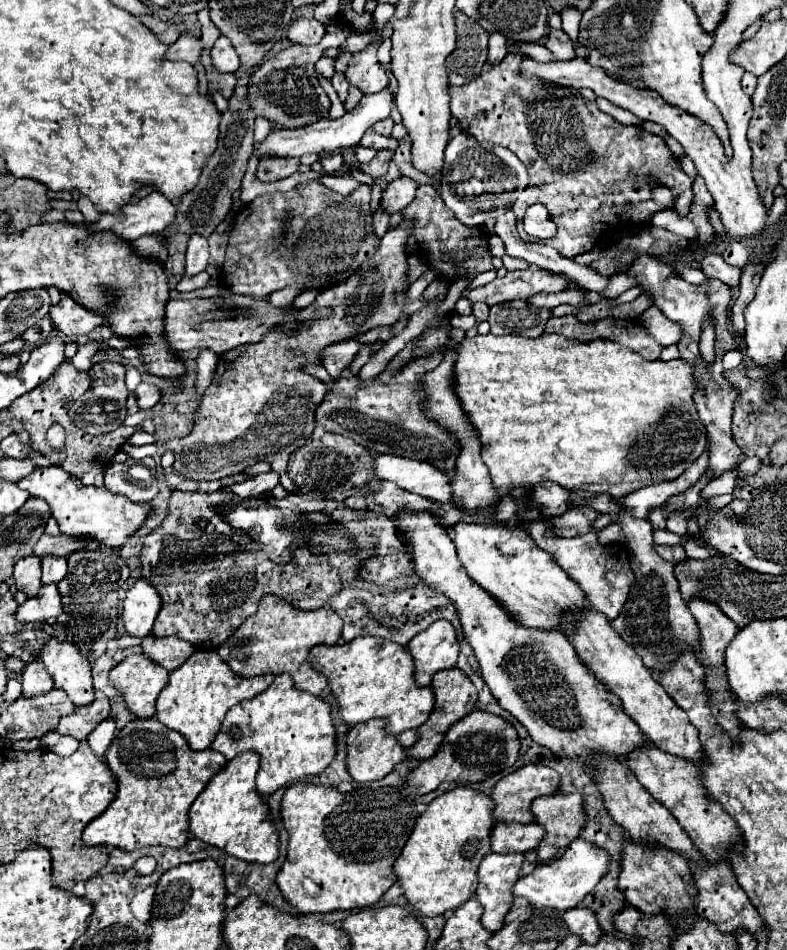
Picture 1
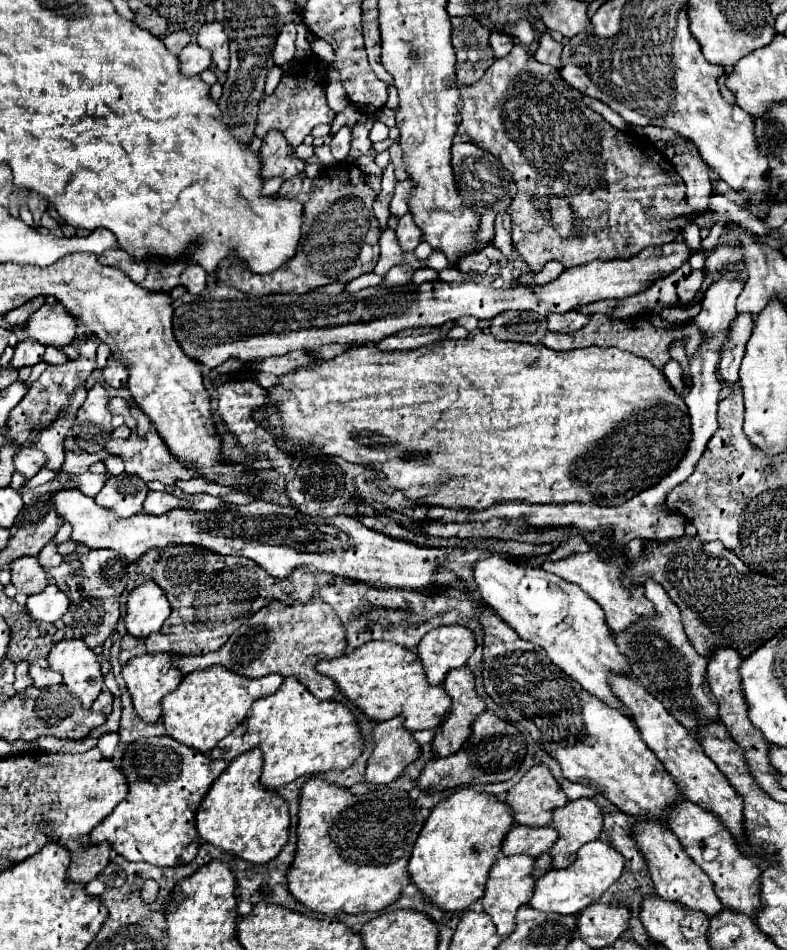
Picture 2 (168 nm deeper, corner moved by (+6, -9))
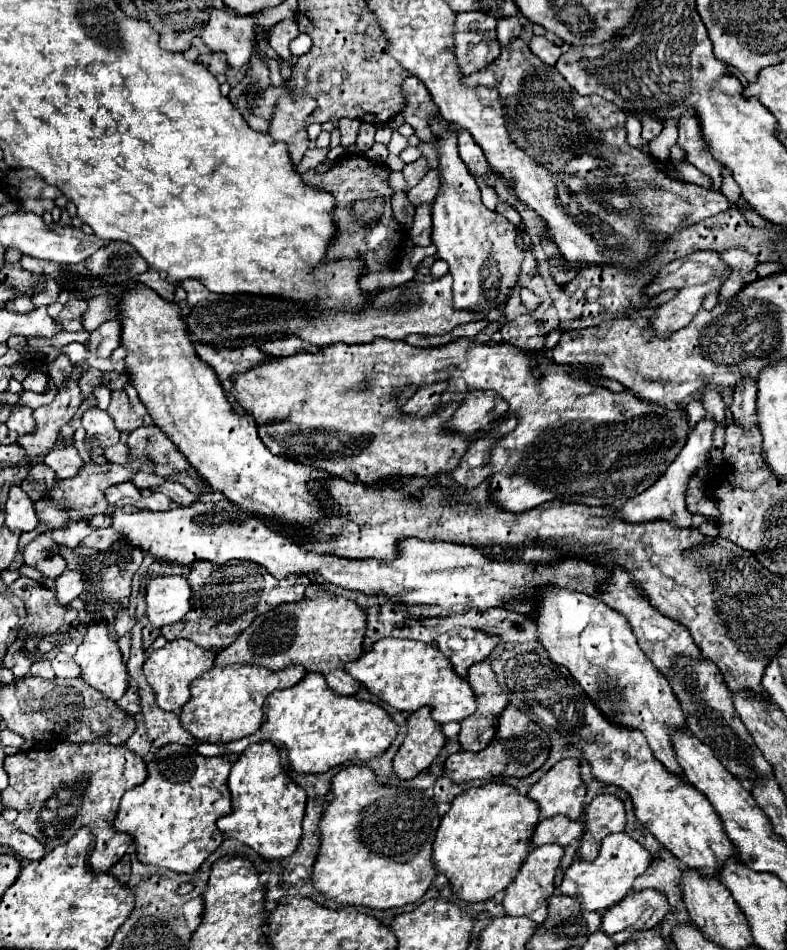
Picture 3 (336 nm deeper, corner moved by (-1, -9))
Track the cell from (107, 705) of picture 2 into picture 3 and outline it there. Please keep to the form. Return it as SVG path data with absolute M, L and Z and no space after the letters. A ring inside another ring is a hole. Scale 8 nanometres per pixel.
M134 684L128 686L128 690L124 692L124 696L116 704L126 714L138 714L140 712L140 706L138 706L138 688Z

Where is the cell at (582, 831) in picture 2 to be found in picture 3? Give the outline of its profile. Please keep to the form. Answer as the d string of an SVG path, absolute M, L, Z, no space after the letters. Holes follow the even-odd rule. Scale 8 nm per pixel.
M602 794L596 796L582 814L584 834L580 838L578 856L584 862L592 862L598 856L600 842L614 832L624 832L626 826L626 812L624 804L618 796Z

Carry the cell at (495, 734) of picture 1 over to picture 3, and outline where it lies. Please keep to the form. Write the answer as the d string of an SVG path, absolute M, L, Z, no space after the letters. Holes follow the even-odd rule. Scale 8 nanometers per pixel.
M506 706L504 714L500 714L500 722L496 728L496 738L492 744L480 752L456 752L444 762L444 774L456 782L470 782L476 778L502 778L502 776L514 776L514 778L524 778L538 770L550 752L550 740L548 734L528 720L516 706Z

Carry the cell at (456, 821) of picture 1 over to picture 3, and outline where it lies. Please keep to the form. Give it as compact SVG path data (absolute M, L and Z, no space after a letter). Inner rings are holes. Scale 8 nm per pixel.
M500 782L468 788L458 794L444 814L436 838L432 862L438 874L444 874L452 892L464 902L484 902L502 892L516 876L520 864L530 852L528 840L538 824L536 802L520 796L516 788Z

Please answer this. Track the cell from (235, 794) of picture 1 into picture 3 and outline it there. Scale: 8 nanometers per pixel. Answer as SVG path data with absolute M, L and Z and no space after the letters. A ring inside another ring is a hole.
M272 742L252 744L240 754L230 770L228 788L232 794L232 812L216 822L226 838L250 846L266 860L286 858L296 850L302 836L306 792L288 778L278 748Z

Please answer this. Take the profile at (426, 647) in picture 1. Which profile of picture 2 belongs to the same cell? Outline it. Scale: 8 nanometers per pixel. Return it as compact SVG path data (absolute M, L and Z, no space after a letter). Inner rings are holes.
M439 626L427 632L417 646L427 680L441 684L449 670L467 664L475 646L475 634L465 626Z

